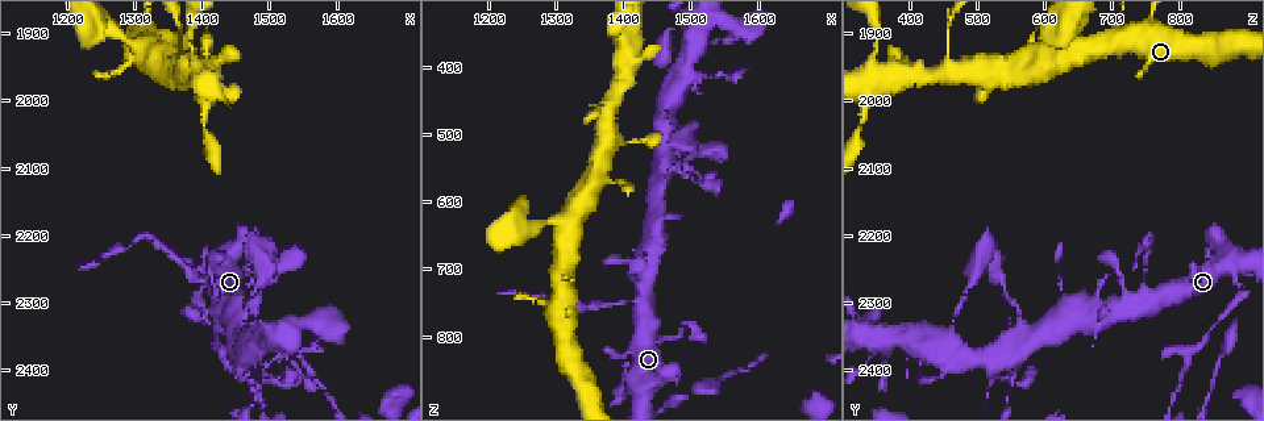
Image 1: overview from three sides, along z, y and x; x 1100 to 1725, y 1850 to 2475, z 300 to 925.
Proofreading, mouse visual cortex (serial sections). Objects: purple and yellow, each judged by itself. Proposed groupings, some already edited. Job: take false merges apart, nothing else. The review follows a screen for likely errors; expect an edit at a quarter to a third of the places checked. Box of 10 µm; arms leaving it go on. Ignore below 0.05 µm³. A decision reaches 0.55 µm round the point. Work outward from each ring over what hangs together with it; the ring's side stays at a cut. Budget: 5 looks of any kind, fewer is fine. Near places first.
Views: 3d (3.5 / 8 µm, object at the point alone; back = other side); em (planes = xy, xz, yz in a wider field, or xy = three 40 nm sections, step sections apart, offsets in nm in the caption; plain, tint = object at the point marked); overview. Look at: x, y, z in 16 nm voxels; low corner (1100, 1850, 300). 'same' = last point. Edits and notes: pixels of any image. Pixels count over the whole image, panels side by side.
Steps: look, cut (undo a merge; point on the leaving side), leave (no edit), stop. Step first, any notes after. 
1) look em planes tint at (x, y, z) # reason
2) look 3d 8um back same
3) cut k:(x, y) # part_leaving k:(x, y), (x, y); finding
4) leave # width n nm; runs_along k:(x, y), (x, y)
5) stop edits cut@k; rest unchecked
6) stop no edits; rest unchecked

look 3d 3.5um back at (1390, 2295, 885)

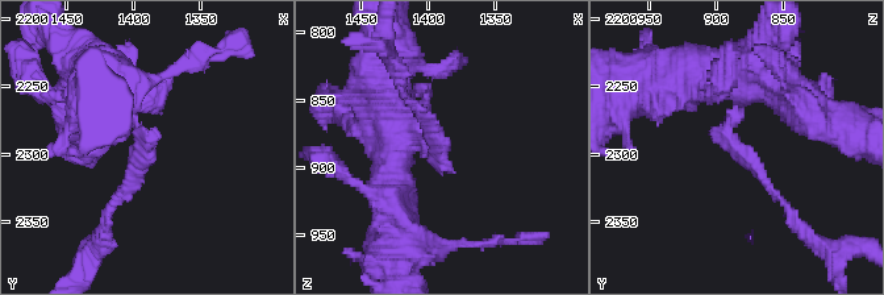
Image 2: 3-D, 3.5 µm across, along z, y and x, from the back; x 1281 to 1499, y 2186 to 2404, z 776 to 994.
look em xy step 5 tint at (1392, 2294, 884) # arm_widths 100, 350 nm; need the tissue

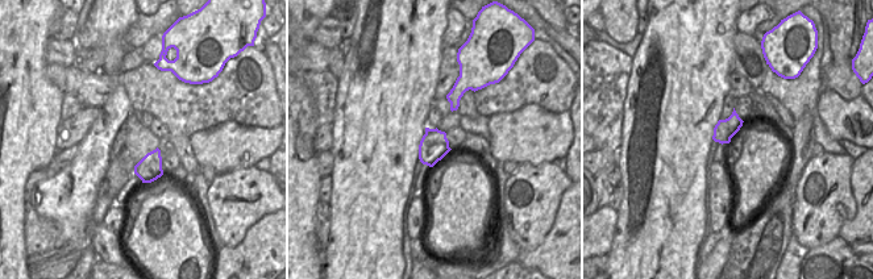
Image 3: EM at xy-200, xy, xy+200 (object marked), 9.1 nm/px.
cut 2:(758, 170) # two cells meet here

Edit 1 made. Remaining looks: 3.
look 3d 8um at (1445, 2305, 660) # calibre changes

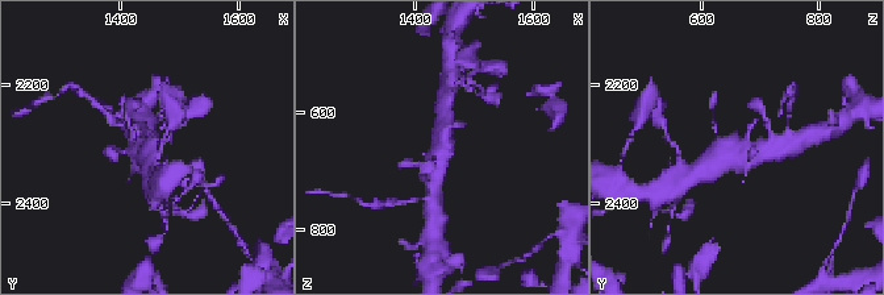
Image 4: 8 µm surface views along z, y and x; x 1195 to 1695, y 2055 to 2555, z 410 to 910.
look 3d 3.5um same

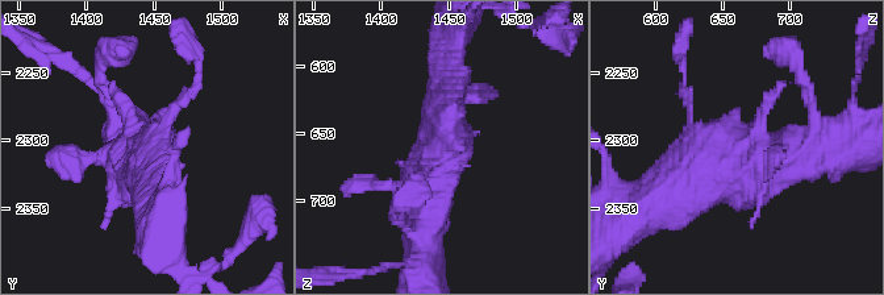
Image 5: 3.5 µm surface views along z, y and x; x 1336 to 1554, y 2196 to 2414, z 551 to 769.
look em xy step 3 tint at (1448, 2304, 660) # now the EM

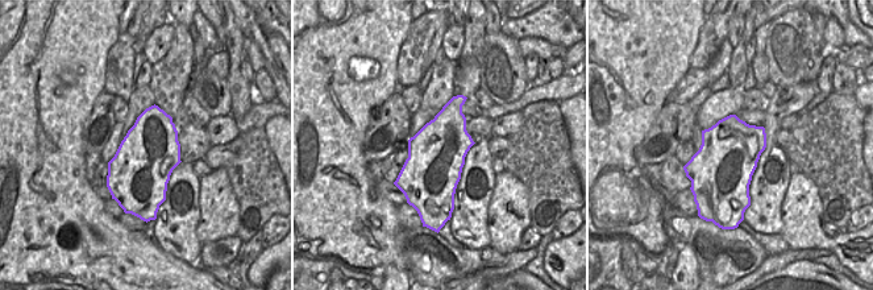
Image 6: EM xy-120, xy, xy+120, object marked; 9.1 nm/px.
leave # width 550 nm; runs_along 5:(832, 146), (704, 174), (674, 199); all the same cell

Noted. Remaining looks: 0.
stop edits cut@2; rest unchecked

